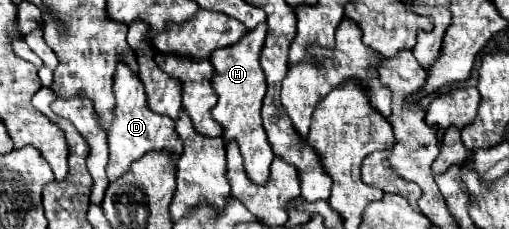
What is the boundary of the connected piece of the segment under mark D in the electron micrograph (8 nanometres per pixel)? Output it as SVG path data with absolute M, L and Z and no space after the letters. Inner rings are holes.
M117 65L117 77L113 85L115 93L115 107L113 107L113 125L107 133L109 141L109 165L107 165L107 177L109 181L115 181L121 177L129 165L137 159L141 159L149 151L171 151L175 157L181 157L183 153L183 141L177 137L175 121L171 117L153 113L149 105L145 105L145 87L141 85L141 79L137 73L129 71L127 65Z

